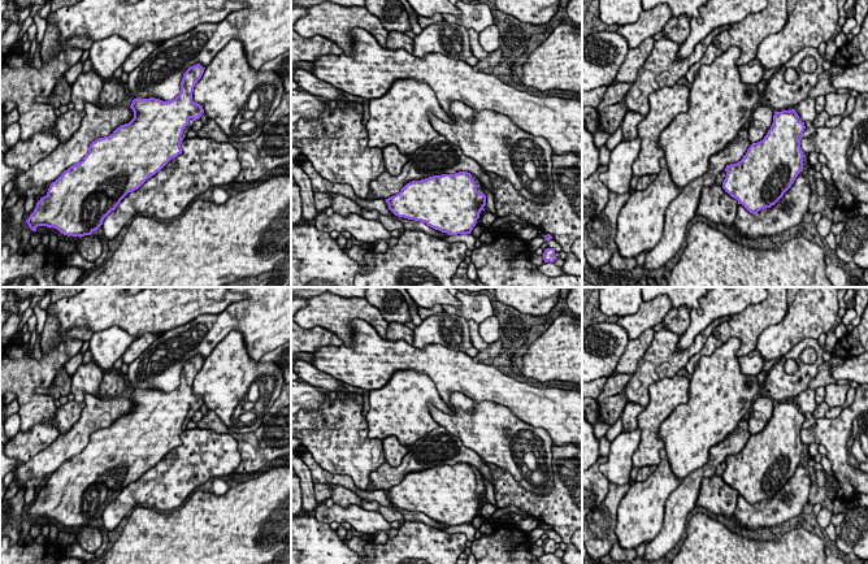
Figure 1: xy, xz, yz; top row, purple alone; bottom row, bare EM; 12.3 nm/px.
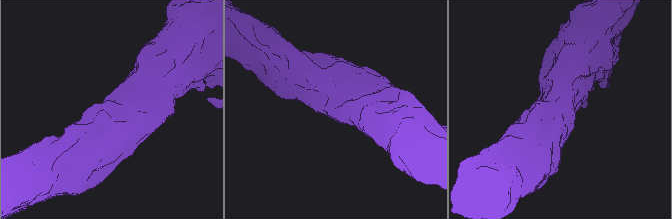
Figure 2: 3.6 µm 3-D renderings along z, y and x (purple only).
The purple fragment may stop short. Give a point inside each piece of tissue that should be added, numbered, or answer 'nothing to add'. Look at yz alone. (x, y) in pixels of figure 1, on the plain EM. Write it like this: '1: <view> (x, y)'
nothing to add

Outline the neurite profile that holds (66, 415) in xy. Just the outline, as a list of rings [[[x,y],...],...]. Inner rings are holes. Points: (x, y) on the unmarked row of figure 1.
[[[70,400],[66,404],[57,407],[55,420],[52,422],[42,422],[45,425],[55,426],[60,434],[68,433],[74,424],[81,418],[82,411],[84,409],[86,403],[77,403]]]

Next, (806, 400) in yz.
[[[807,389],[806,391],[800,392],[797,396],[795,403],[799,407],[799,412],[802,412],[802,413],[807,413],[807,412],[812,413],[817,408],[816,390]]]

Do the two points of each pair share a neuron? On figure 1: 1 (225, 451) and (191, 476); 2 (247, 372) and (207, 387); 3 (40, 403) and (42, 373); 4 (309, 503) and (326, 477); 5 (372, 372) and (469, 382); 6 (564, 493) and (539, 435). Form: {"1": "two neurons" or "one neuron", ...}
{"1": "one neuron", "2": "one neuron", "3": "one neuron", "4": "two neurons", "5": "one neuron", "6": "two neurons"}

